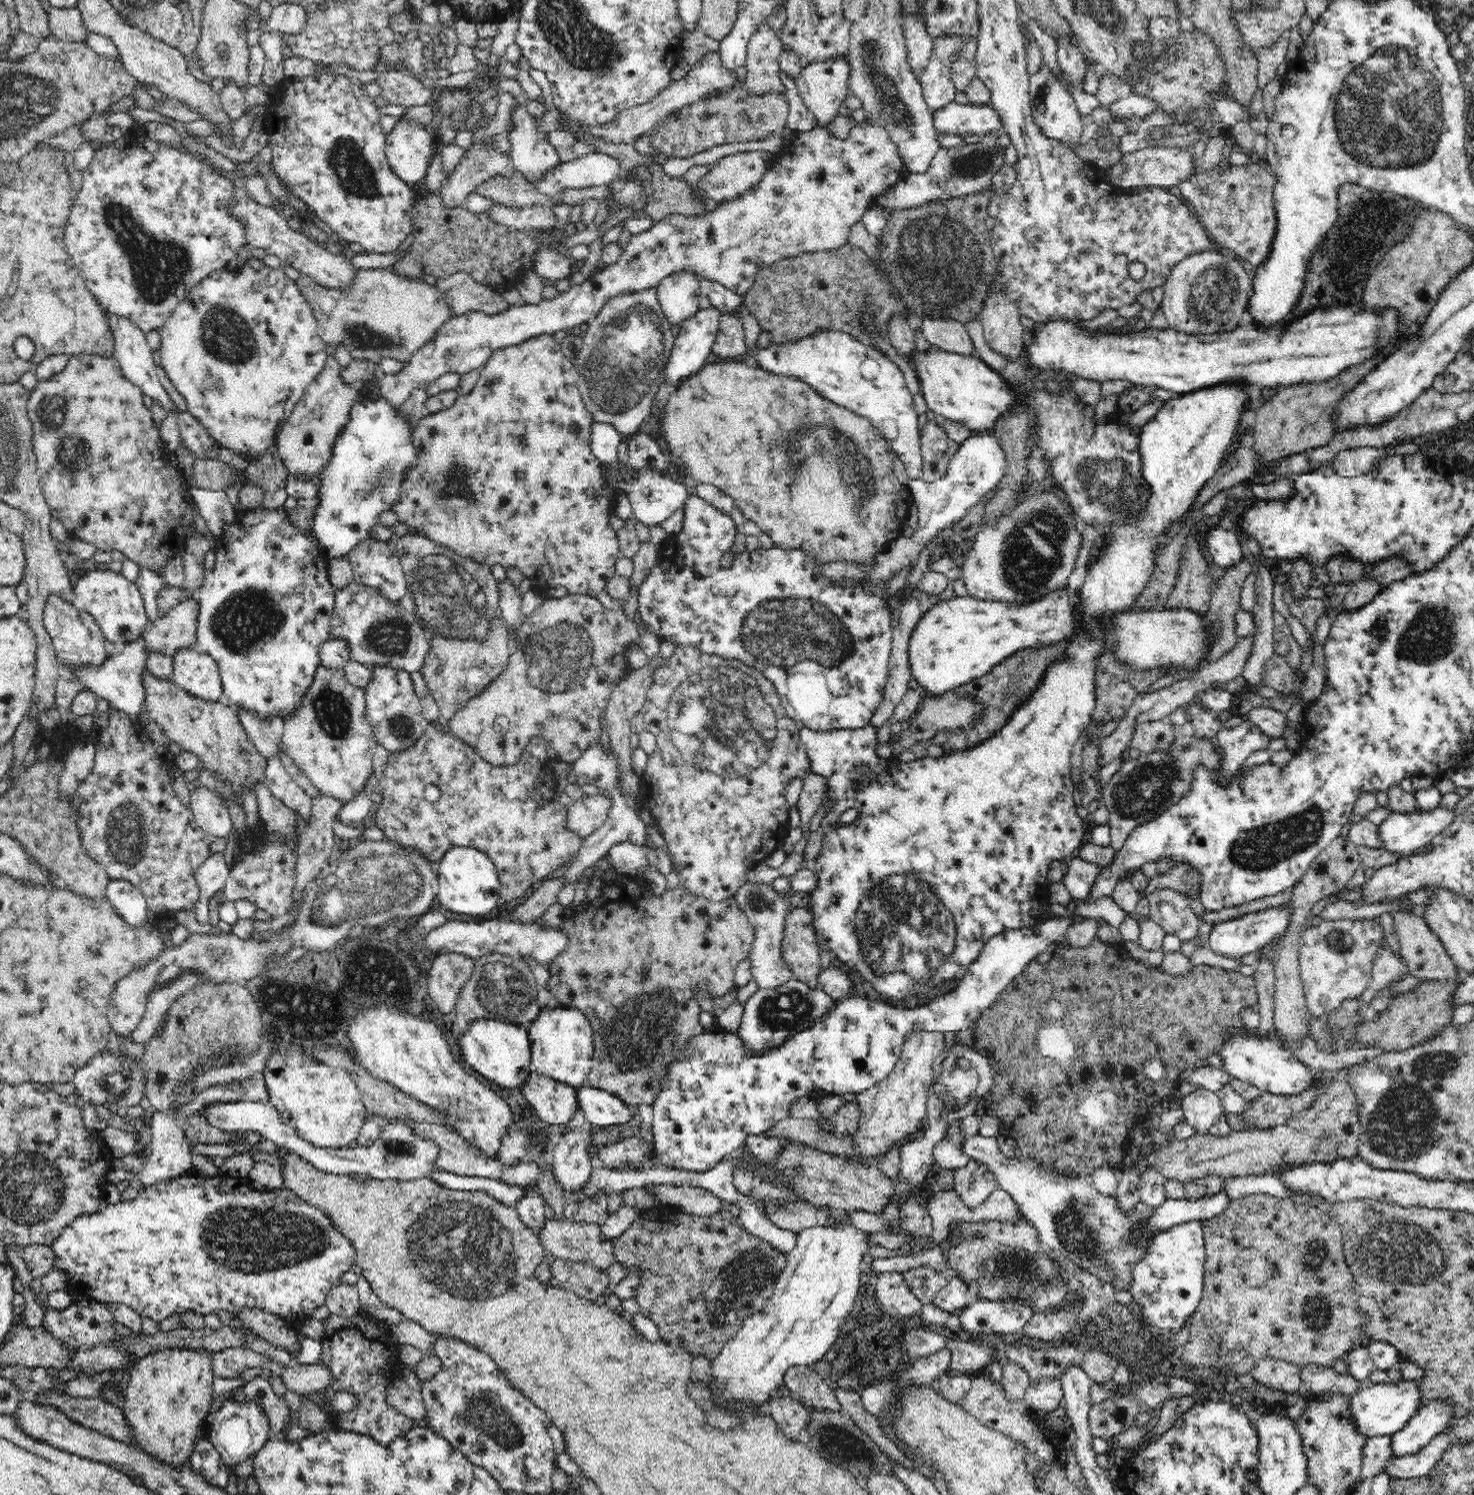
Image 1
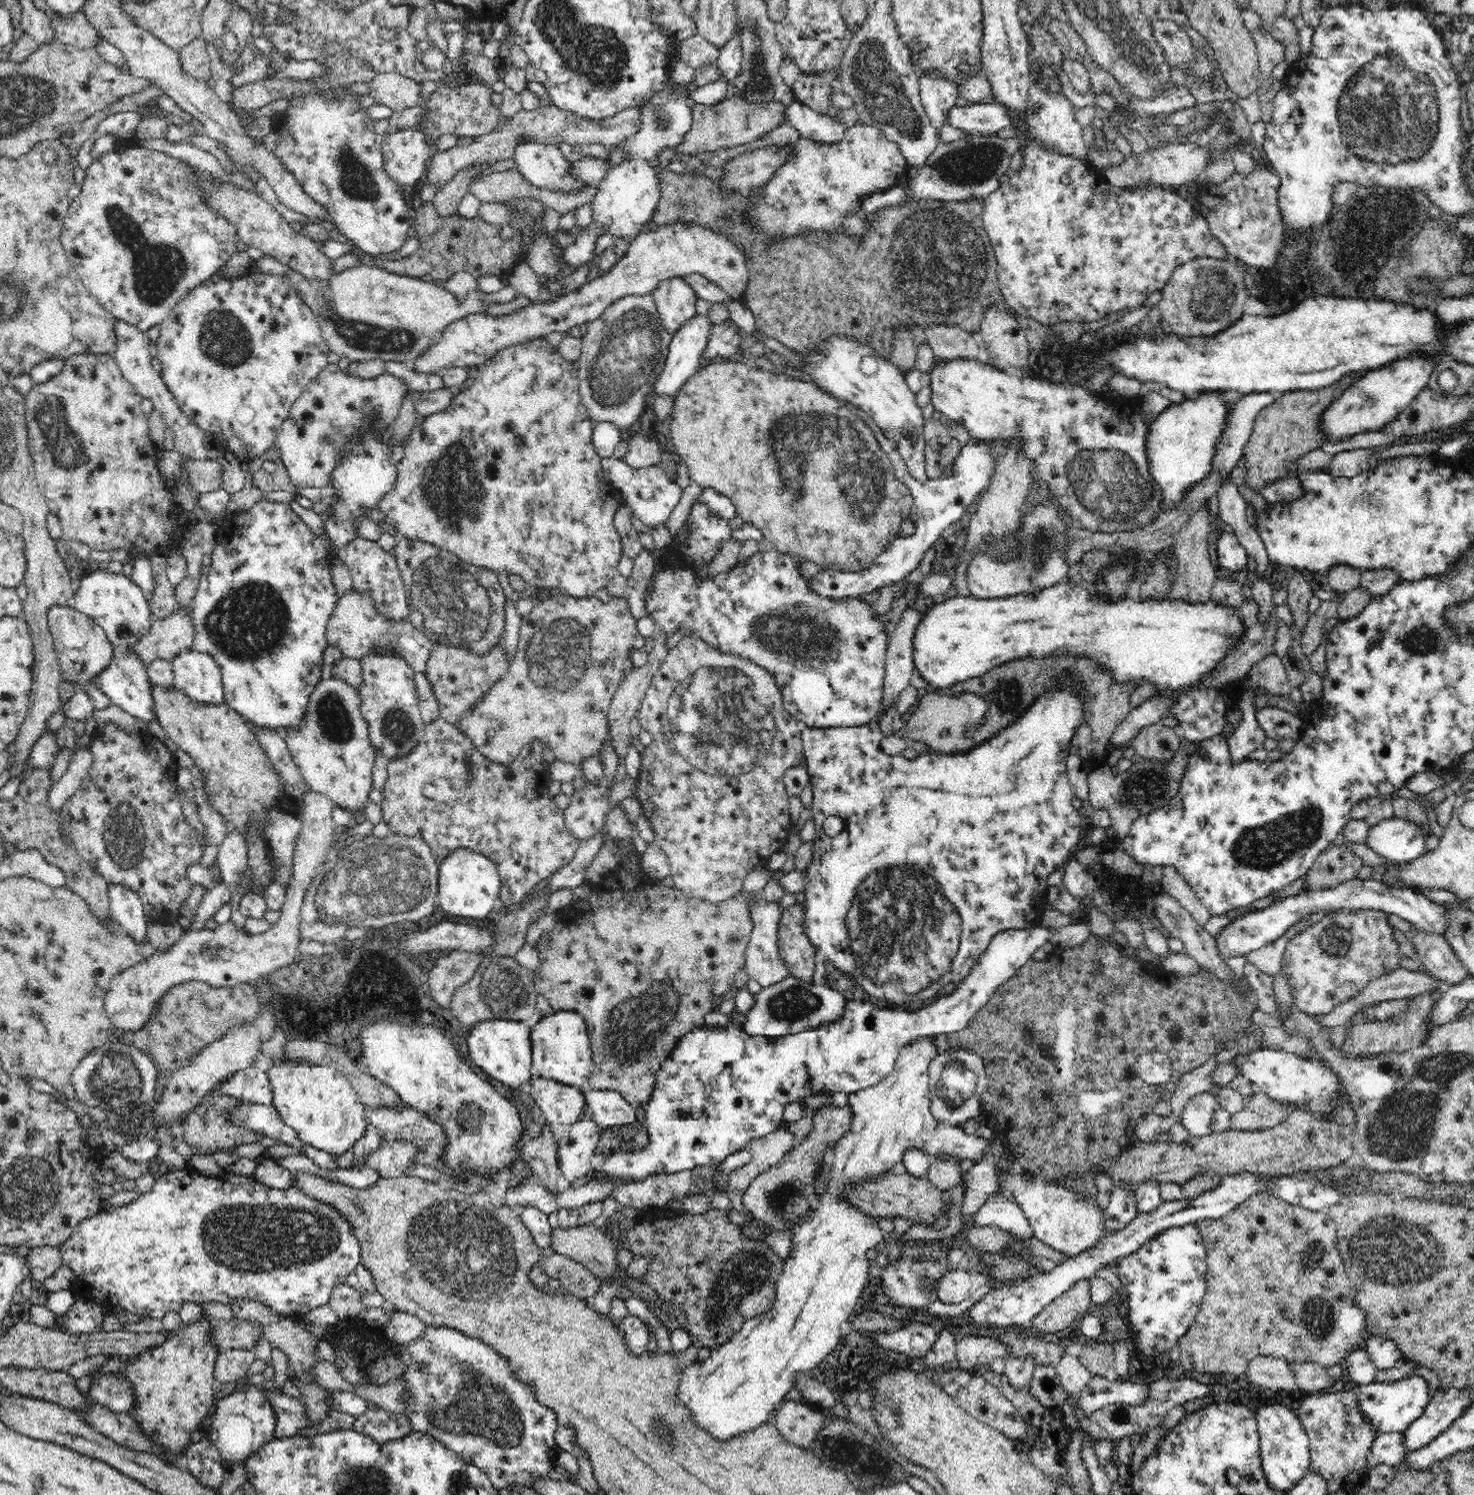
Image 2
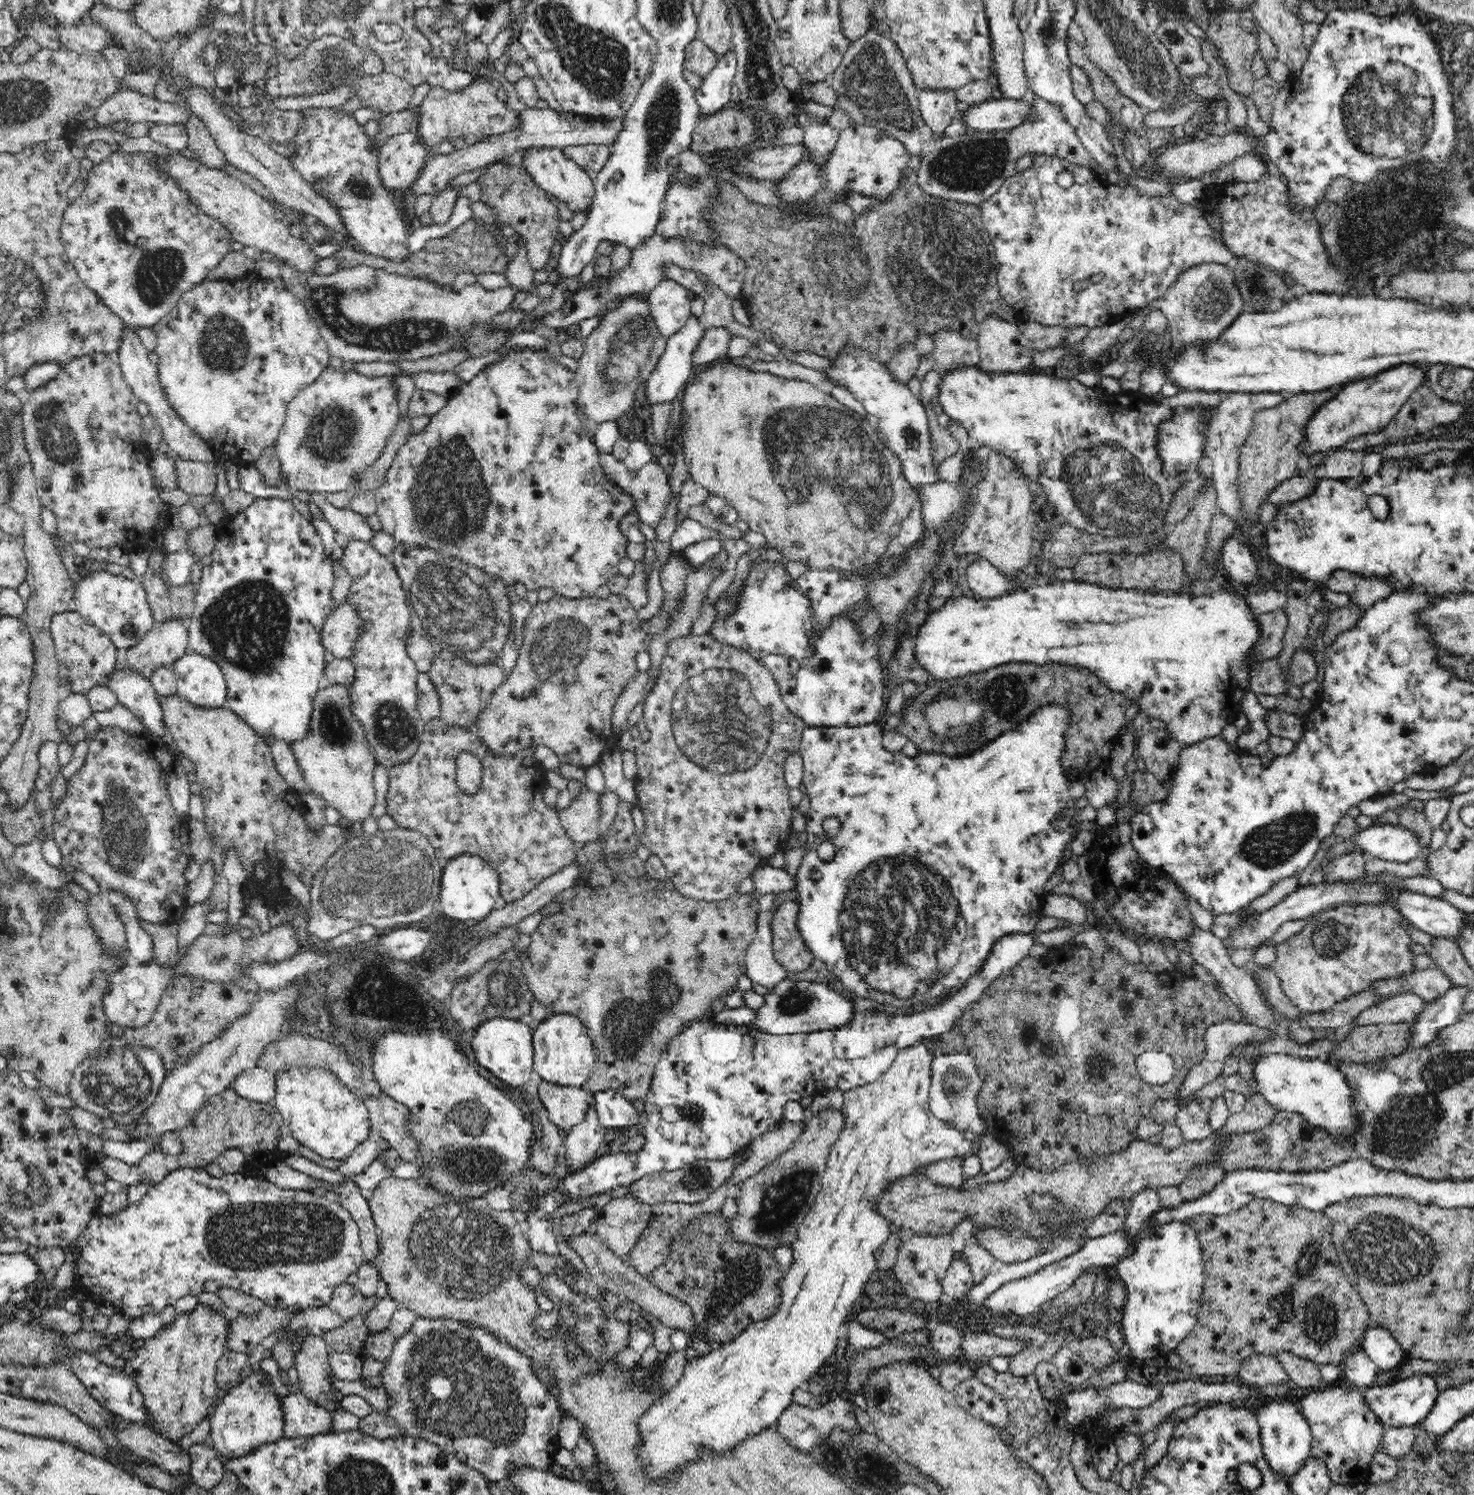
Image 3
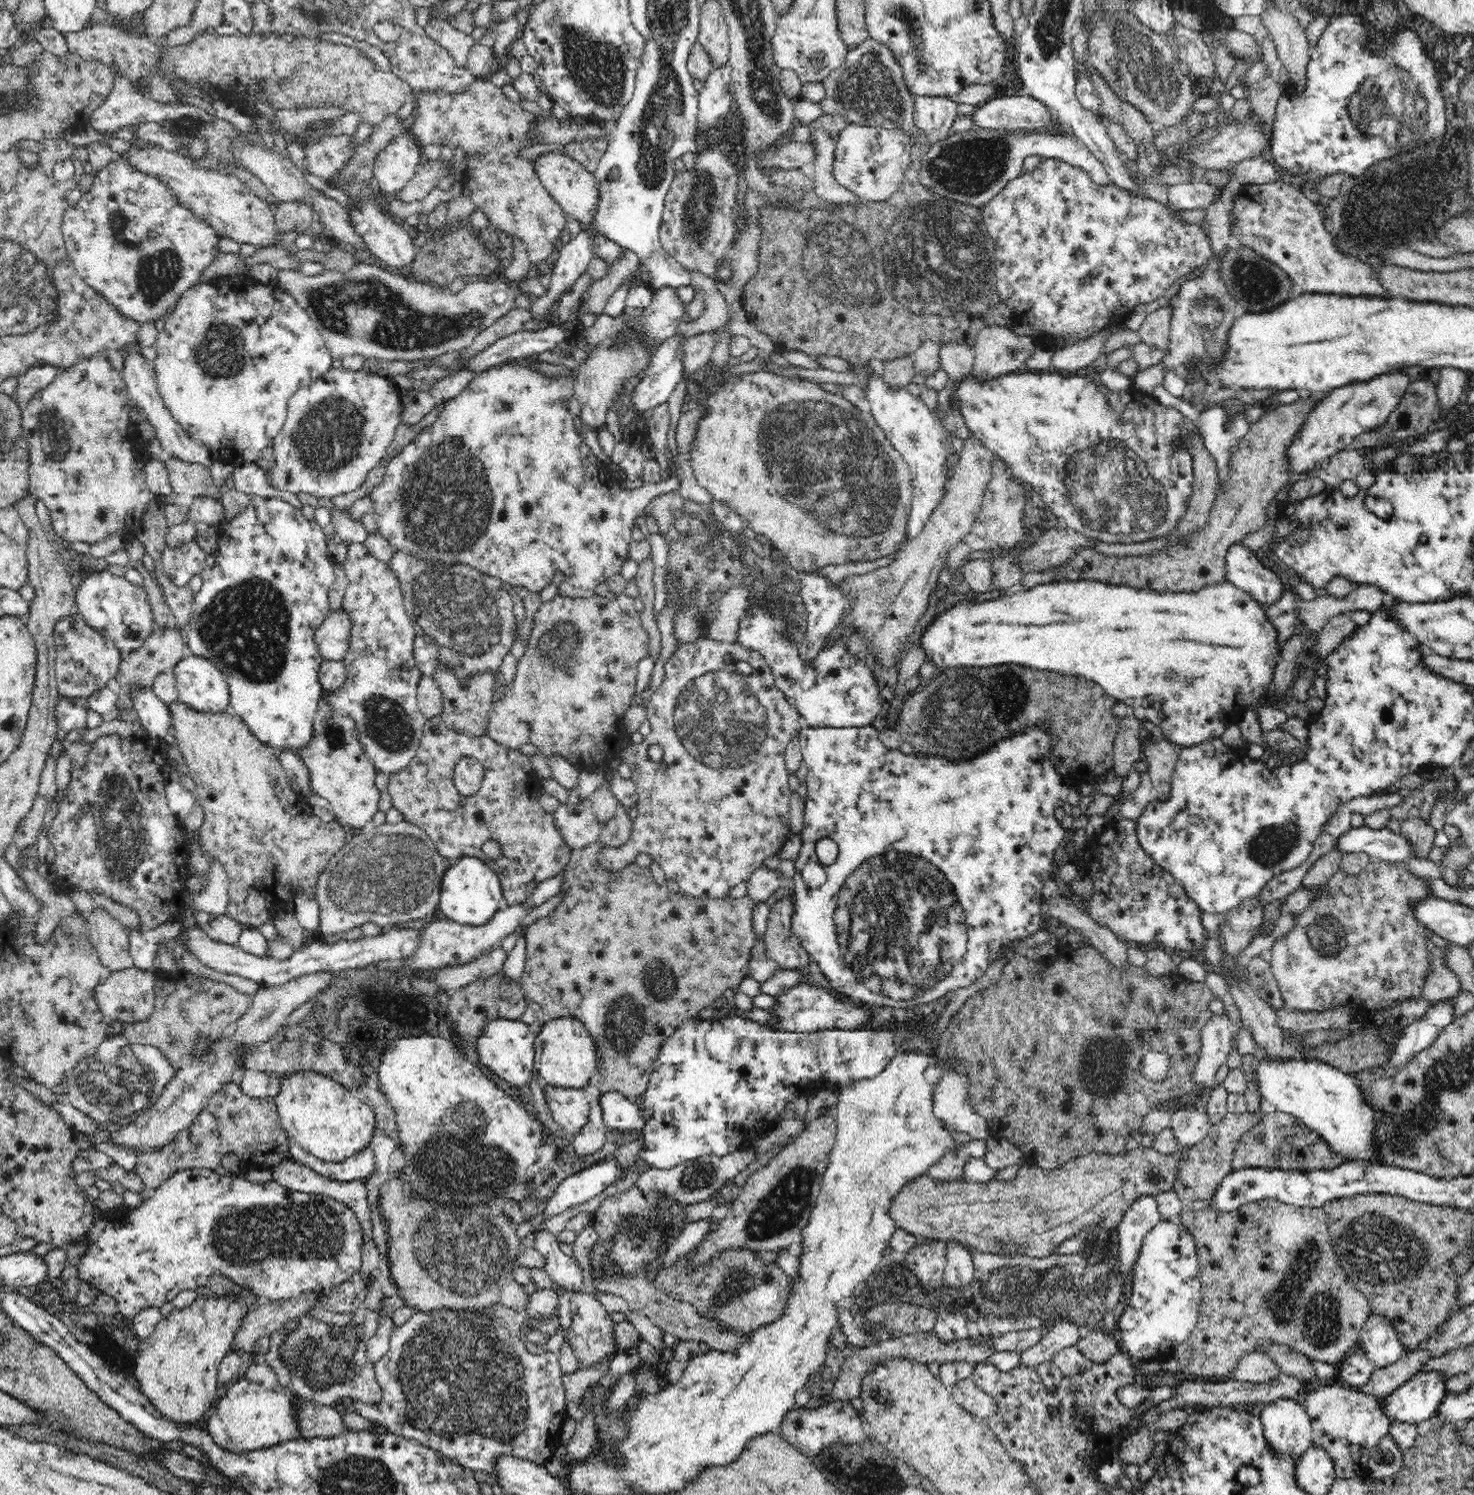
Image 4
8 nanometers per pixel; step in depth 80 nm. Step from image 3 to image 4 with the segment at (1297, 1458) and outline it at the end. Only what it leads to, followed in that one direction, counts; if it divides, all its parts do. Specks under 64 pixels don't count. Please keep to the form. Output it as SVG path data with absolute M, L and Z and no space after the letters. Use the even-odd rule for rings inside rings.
M1278 1398L1258 1408L1261 1422L1272 1446L1300 1456L1313 1442L1312 1419L1293 1398Z

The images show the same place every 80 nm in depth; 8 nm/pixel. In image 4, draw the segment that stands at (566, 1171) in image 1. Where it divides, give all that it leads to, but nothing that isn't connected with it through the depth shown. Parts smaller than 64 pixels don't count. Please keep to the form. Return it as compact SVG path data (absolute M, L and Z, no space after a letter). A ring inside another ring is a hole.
M601 1099L591 1102L589 1121L571 1146L578 1154L592 1154L604 1147L608 1126L603 1119Z

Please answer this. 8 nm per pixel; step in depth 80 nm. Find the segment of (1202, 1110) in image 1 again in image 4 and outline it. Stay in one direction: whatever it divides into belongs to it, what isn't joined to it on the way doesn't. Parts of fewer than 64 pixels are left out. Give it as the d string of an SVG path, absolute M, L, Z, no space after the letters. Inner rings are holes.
M1182 1109L1170 1114L1170 1129L1172 1130L1176 1148L1179 1151L1195 1146L1206 1137L1212 1122L1206 1112Z

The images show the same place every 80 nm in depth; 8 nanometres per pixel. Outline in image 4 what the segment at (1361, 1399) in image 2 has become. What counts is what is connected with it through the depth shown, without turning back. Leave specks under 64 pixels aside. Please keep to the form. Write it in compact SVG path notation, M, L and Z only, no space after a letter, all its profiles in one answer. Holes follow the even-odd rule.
M1422 1370L1384 1399L1385 1411L1394 1421L1419 1422L1432 1418L1450 1393L1446 1388L1447 1374L1442 1370Z

